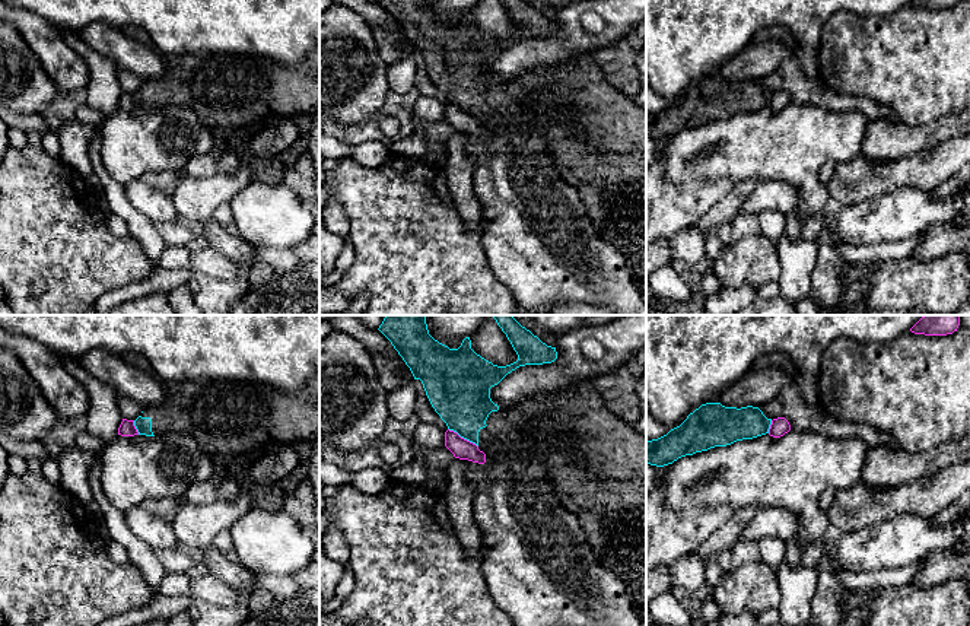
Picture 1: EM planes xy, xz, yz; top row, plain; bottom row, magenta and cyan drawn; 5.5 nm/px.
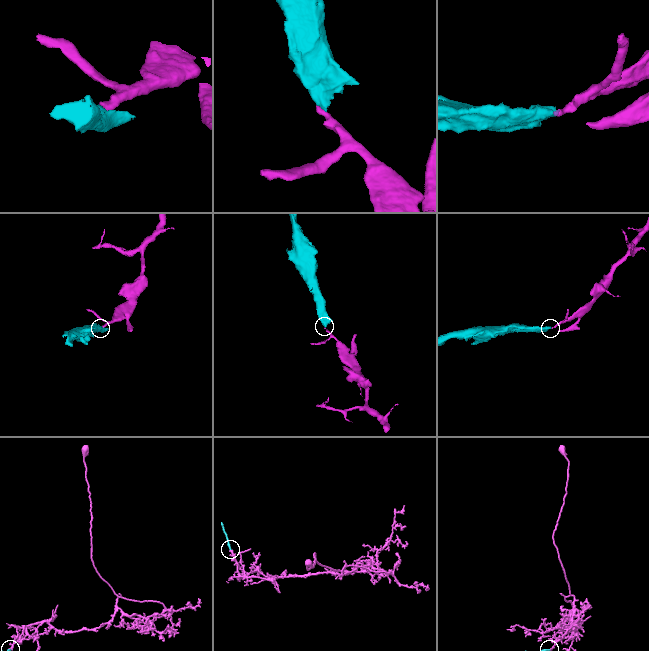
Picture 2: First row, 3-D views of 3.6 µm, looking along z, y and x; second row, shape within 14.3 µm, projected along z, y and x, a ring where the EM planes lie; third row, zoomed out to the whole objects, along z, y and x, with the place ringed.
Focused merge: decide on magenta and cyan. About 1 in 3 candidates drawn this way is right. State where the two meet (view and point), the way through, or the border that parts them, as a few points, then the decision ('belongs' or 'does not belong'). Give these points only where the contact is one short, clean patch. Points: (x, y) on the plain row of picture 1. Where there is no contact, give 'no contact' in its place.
contact xz (463, 111); border xz (448, 101), (477, 120); does not belong

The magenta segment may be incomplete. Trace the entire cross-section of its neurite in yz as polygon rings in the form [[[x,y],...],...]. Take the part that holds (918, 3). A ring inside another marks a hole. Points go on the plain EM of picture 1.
[[[912,0],[910,4],[915,7],[925,9],[947,9],[957,4],[958,0]]]

